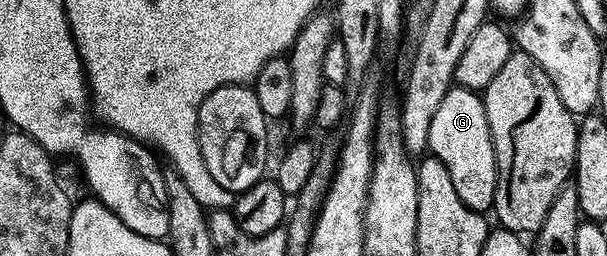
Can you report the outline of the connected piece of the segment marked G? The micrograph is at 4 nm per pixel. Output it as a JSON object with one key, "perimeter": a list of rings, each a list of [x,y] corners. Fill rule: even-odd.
{"perimeter":[[[452,87],[445,99],[441,99],[441,107],[437,107],[433,114],[433,123],[429,123],[427,149],[430,156],[445,163],[445,171],[449,171],[457,199],[461,199],[465,207],[481,214],[494,210],[497,167],[493,155],[493,139],[482,96],[476,90]]]}

